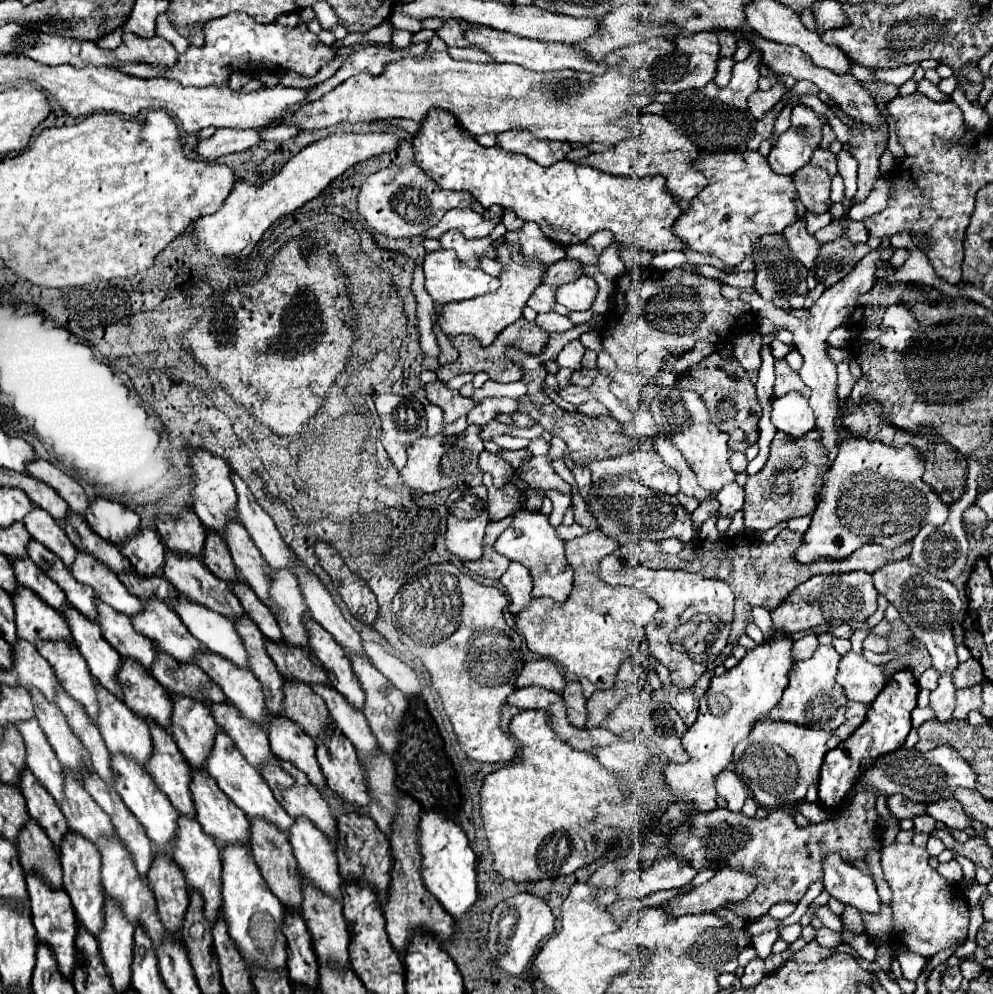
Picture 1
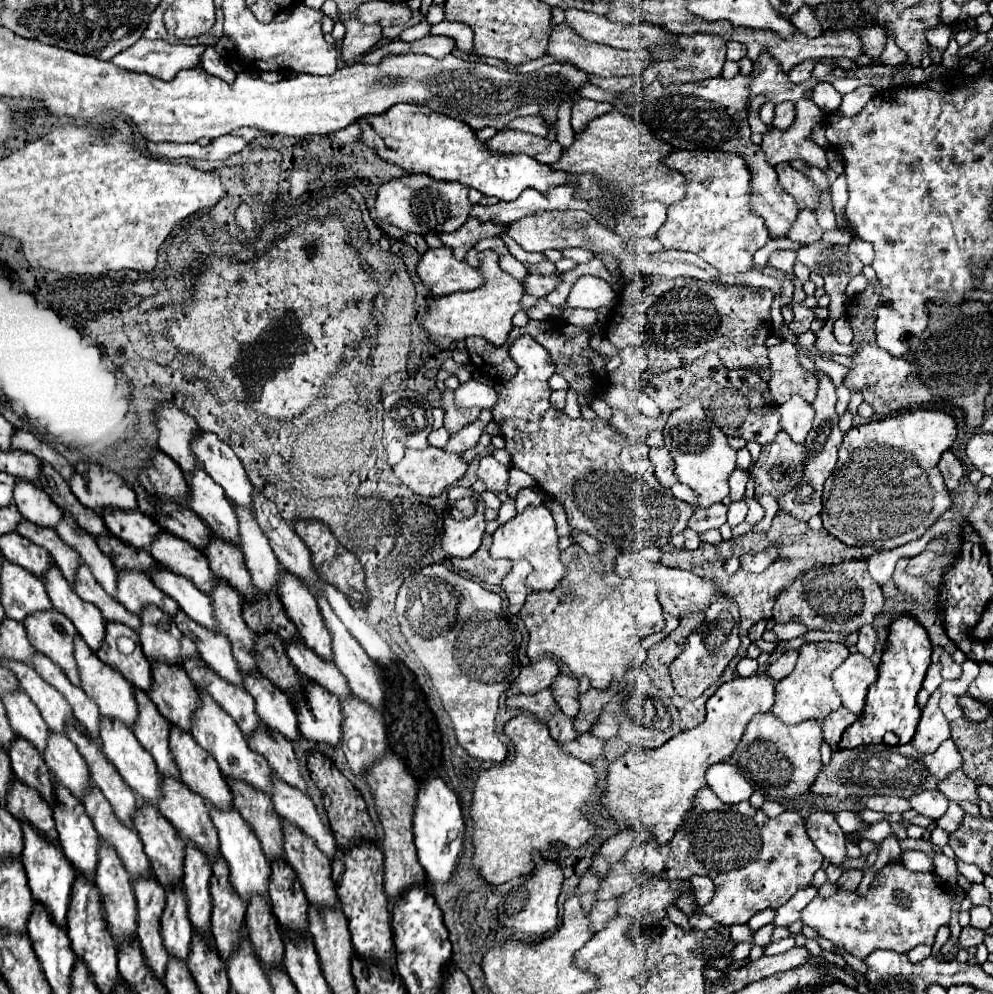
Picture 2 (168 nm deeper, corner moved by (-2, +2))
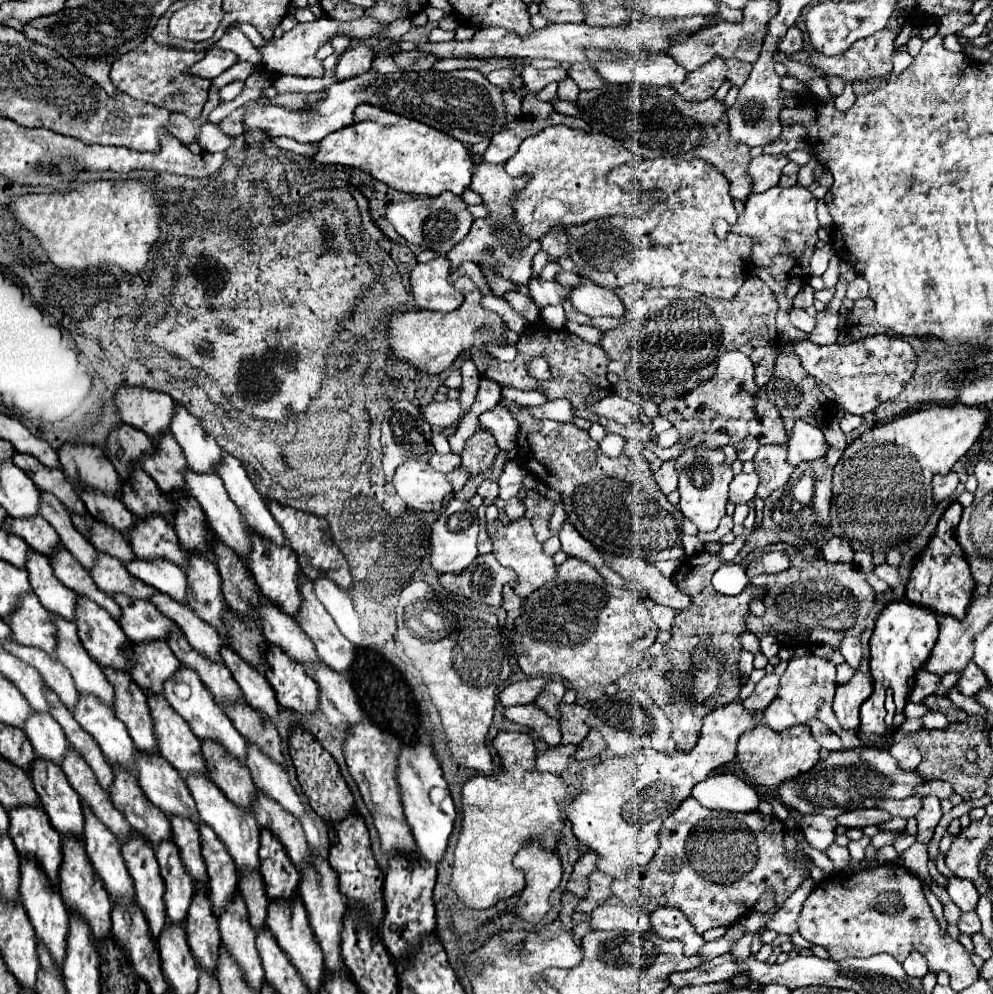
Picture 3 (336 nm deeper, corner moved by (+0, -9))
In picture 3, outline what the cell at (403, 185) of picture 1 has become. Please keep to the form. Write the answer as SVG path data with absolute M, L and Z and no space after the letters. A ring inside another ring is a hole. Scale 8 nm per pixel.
M445 191L437 197L415 197L405 203L391 205L387 209L387 219L393 223L395 231L405 237L409 243L415 243L419 247L429 247L431 251L445 255L455 247L471 229L473 215L467 211L467 205L463 199L451 191Z

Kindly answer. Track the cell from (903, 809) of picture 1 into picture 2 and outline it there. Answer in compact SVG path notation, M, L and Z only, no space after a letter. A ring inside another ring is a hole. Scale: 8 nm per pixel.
M869 796L869 798L861 798L861 804L865 808L885 812L885 814L891 814L891 812L903 814L911 808L911 804L905 798L895 798L895 796Z

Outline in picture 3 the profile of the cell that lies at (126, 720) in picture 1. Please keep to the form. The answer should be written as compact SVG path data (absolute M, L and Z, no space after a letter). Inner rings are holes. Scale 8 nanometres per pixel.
M55 615L55 625L57 625L55 655L71 671L77 691L99 695L99 699L105 705L111 705L113 703L113 687L105 679L101 667L97 667L97 663L93 663L93 659L89 659L89 653L85 651L85 647L81 645L81 641L77 637L75 623Z

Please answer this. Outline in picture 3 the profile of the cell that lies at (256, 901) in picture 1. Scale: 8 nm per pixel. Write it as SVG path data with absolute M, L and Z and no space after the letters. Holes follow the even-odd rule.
M189 773L187 777L187 787L193 795L193 801L197 805L197 813L199 813L199 819L205 821L207 825L213 827L213 831L217 833L217 837L225 843L229 855L233 857L239 873L247 873L247 871L253 871L259 867L259 827L257 827L257 821L253 819L253 815L243 809L243 807L237 807L235 803L231 803L221 791L219 787L215 787L215 783L211 779L207 779L207 775L197 775L197 773Z

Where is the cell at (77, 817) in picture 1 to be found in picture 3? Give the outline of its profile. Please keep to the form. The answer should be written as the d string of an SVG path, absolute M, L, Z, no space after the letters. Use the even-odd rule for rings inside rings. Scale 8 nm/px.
M33 711L23 729L35 749L35 753L47 761L53 761L57 765L63 763L63 755L69 747L61 725L49 715L49 713L37 713Z

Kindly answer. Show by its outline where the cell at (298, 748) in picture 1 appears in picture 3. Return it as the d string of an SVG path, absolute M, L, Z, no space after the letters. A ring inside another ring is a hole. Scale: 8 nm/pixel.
M229 645L221 647L221 657L223 657L223 663L231 669L235 681L239 683L245 701L253 709L265 713L269 719L275 719L279 705L275 699L275 691L273 687L269 687L269 681L265 679L265 675L255 667L251 667L249 663L245 663Z

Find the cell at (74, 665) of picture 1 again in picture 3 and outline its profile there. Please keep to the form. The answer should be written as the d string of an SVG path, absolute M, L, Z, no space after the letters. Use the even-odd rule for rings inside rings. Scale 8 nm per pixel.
M29 591L17 603L17 609L3 617L11 627L11 639L21 645L39 647L49 655L55 655L55 623L53 615L41 607L37 595Z

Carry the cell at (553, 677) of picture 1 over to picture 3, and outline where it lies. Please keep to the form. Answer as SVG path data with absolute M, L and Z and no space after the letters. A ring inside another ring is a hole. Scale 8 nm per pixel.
M529 677L529 679L523 679L523 681L511 683L501 691L499 701L503 703L503 707L533 703L533 699L537 697L537 693L543 689L545 683L547 683L545 677Z

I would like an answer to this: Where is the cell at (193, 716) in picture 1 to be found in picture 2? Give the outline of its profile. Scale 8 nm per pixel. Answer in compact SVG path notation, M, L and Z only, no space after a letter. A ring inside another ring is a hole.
M151 664L153 688L151 700L157 710L183 732L191 732L193 716L201 704L195 684L179 668L167 668L167 664Z

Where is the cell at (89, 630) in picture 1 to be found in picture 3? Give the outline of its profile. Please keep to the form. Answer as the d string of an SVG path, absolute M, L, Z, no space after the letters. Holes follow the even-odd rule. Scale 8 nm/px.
M29 549L29 557L25 563L25 569L29 571L29 583L35 595L39 597L41 605L49 609L55 615L61 615L69 621L73 621L75 615L75 591L65 587L51 569L49 557L41 555L33 549Z

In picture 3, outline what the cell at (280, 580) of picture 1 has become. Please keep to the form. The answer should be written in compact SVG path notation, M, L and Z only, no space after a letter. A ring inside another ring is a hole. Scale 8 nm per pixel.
M185 467L183 473L185 473L185 487L189 489L189 495L193 499L197 499L197 503L201 505L201 509L207 517L207 523L213 527L217 537L225 545L233 547L237 551L237 555L241 555L241 559L247 559L247 555L249 555L249 533L247 533L247 527L245 527L243 515L237 511L235 503L229 499L221 479L217 479L217 475L211 475L211 473L195 473L189 467Z

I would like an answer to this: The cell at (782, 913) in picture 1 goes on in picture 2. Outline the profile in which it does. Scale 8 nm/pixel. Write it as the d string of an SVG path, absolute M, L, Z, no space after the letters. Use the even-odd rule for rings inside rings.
M767 908L767 910L761 910L761 912L757 912L747 924L751 926L751 930L759 930L761 926L765 926L765 924L769 924L769 922L773 922L773 918L775 918L775 914L777 914L777 910L773 910L773 908Z

